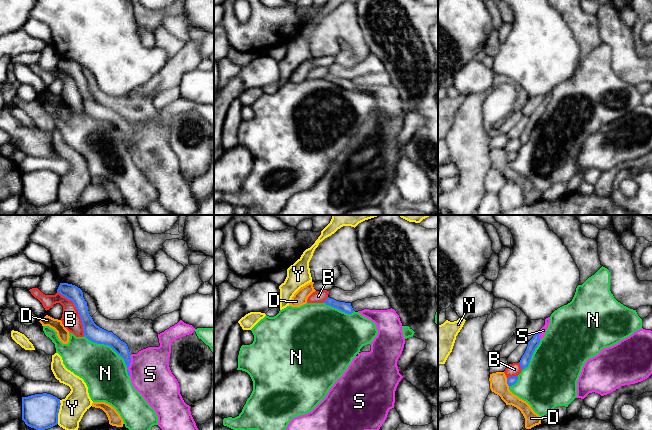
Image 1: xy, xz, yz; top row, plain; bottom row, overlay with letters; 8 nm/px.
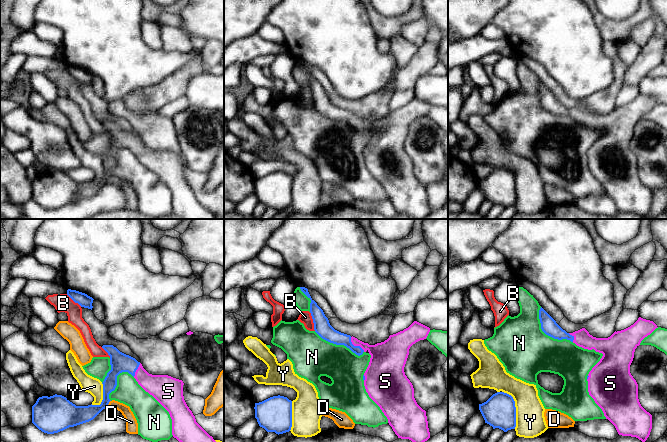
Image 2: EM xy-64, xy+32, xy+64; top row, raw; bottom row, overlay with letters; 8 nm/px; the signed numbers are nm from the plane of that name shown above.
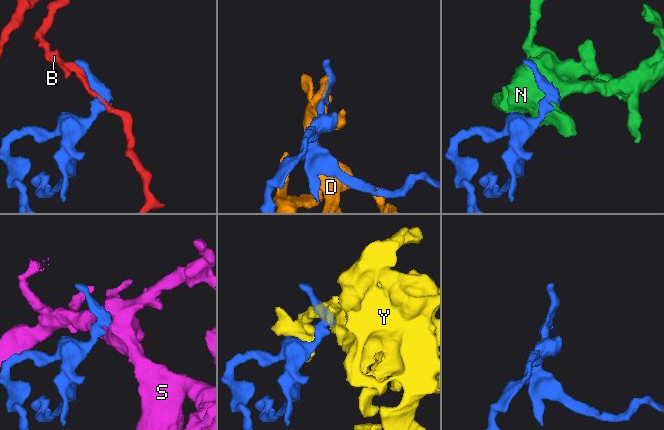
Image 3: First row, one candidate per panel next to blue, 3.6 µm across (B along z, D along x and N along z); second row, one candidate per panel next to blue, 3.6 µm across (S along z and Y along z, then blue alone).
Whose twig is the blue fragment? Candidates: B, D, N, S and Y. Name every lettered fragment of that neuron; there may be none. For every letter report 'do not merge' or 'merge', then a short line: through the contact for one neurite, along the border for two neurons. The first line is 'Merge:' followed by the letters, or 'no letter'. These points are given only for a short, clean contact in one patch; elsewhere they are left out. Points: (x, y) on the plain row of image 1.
Merge: S
B: do not merge
D: do not merge
N: do not merge
S: merge
Y: do not merge

